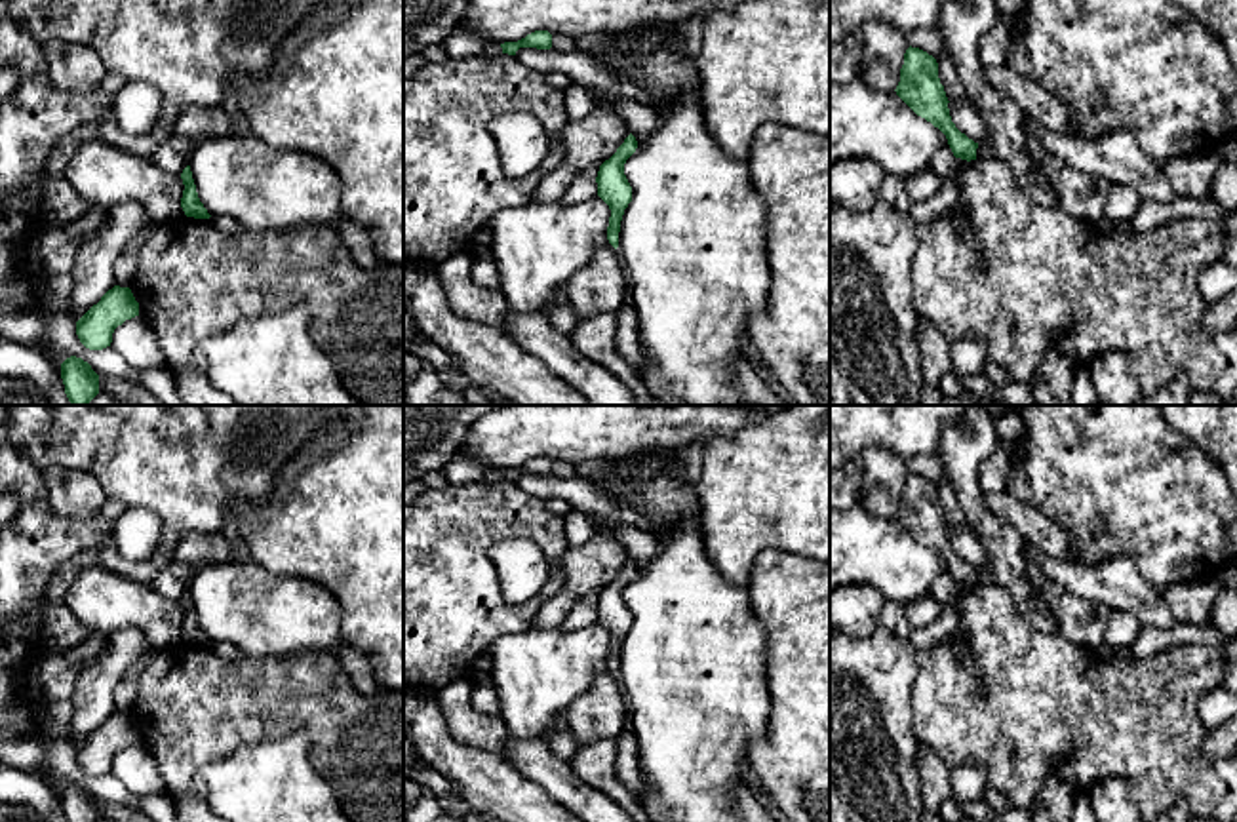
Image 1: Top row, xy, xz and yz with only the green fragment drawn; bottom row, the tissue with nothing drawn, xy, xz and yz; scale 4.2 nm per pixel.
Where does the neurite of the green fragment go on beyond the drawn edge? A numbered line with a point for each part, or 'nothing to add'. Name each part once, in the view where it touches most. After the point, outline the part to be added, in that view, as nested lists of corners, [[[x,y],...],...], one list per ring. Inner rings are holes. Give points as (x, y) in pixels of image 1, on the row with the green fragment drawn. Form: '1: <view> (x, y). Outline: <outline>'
nothing to add

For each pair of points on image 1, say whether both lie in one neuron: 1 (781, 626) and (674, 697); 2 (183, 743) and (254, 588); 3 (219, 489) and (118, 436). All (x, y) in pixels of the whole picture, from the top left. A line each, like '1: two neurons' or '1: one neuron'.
1: two neurons
2: two neurons
3: one neuron

